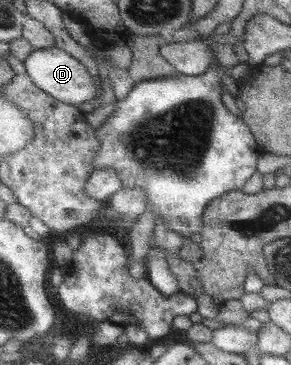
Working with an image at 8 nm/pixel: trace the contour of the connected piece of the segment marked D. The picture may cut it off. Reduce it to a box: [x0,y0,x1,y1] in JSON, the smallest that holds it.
[24,46,98,106]

